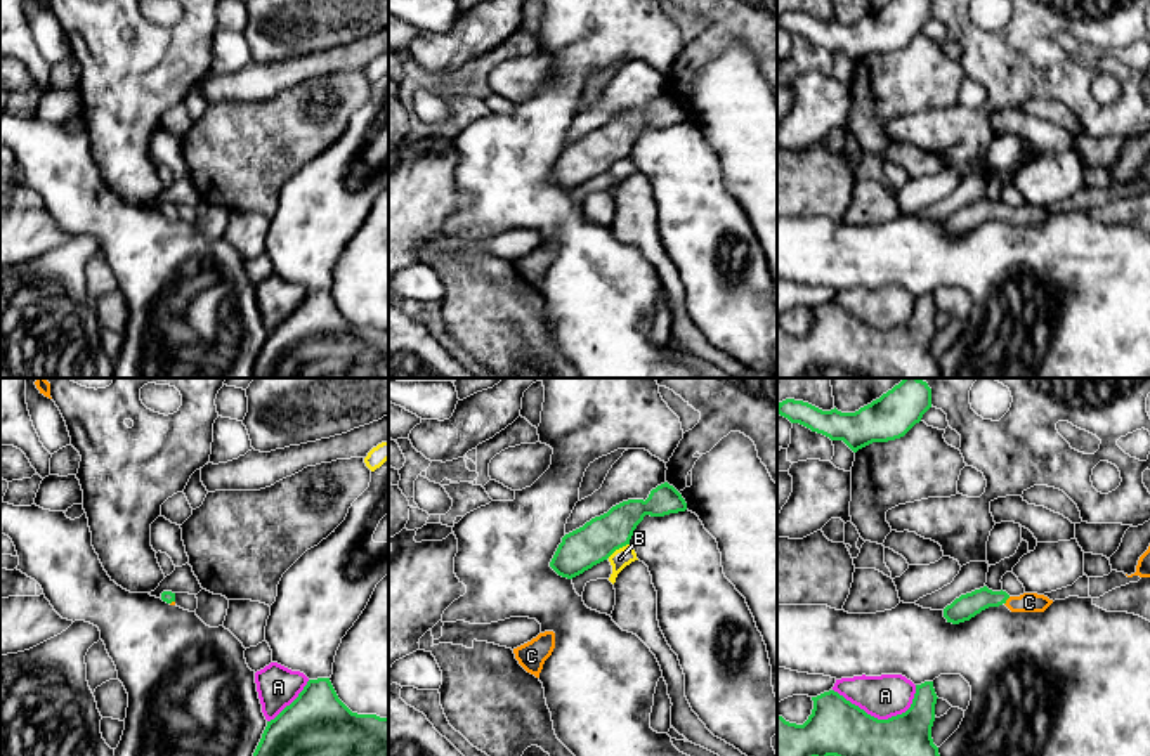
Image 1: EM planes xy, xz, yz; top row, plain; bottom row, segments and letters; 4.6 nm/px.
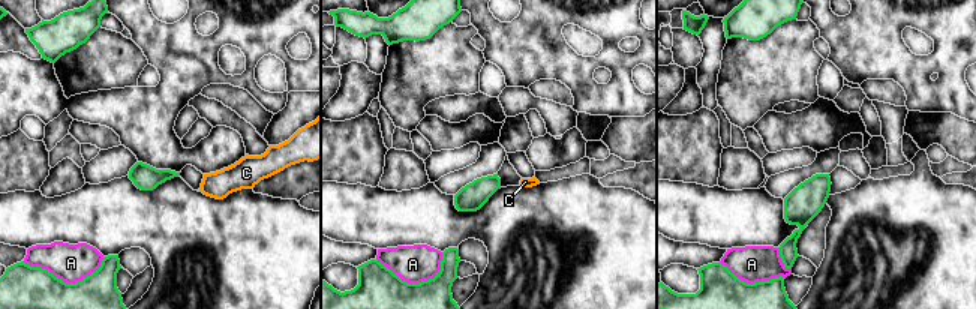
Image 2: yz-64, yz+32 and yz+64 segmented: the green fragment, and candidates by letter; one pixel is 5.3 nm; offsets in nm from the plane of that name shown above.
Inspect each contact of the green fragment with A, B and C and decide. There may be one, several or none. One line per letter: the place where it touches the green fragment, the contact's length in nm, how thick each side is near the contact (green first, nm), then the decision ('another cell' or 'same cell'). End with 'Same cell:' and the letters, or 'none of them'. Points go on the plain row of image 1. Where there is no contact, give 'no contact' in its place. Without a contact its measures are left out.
A: meets green in yz at (882, 332); contact 400 nm long; 400 nm thick on the green side, 200 nm on the other; another cell
B: meets green in xz at (618, 160); contact 120 nm long; 190 nm thick on the green side, 90 nm on the other; another cell
C: meets green in yz at (1006, 210); contact 50 nm long; 120 nm thick on the green side, 100 nm on the other; same cell
Same cell: C

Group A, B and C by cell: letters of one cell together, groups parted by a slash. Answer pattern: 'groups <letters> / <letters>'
groups A / B / C

